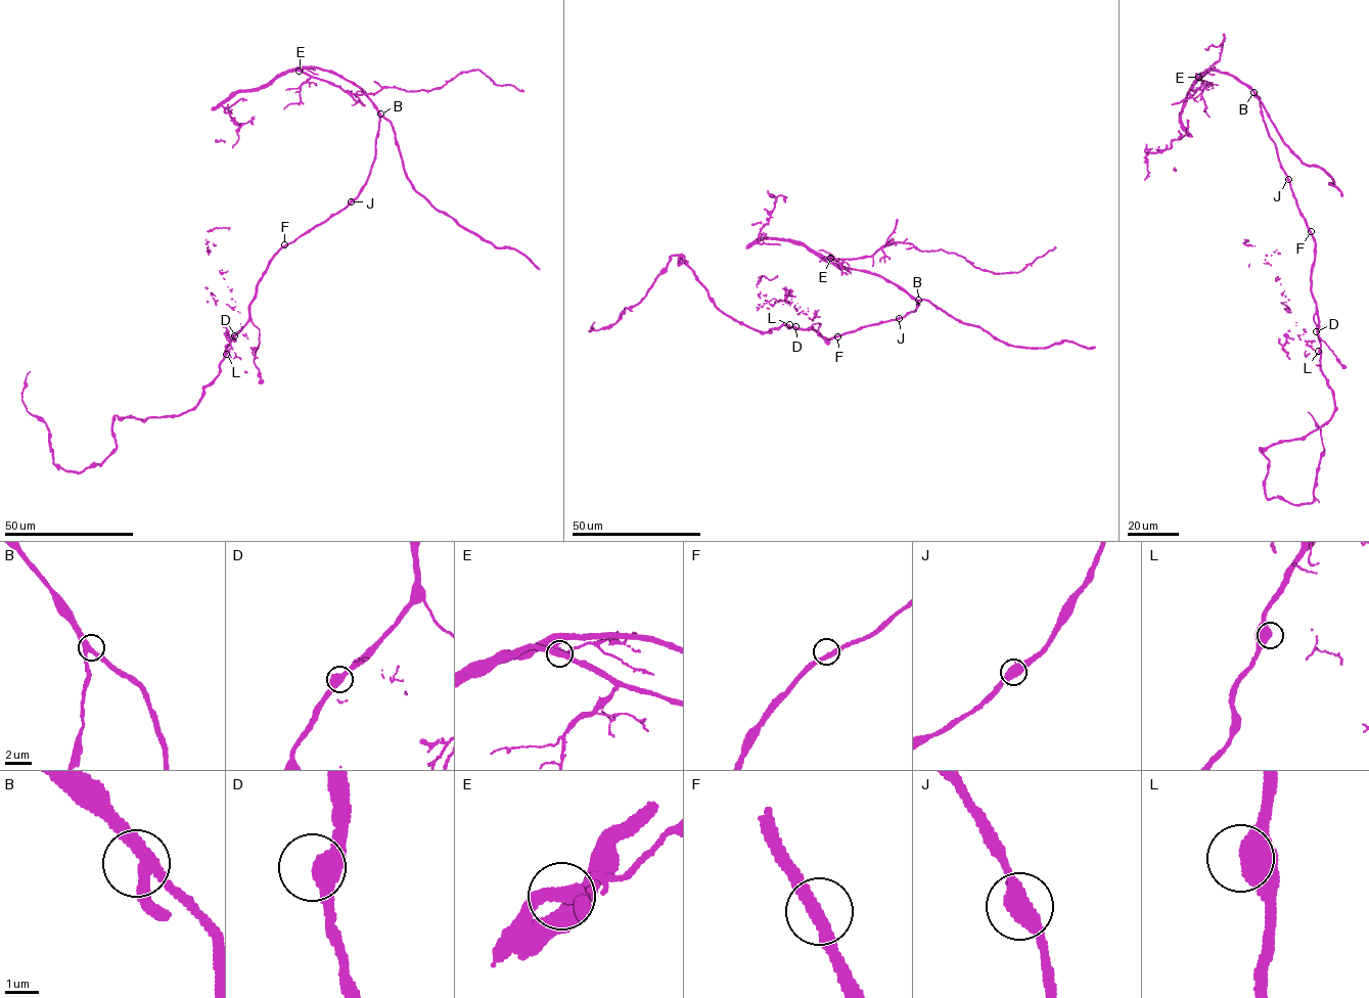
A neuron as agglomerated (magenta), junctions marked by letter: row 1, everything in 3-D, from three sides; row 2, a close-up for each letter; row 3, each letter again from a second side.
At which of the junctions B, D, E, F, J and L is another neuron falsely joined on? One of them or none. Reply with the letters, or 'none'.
none

